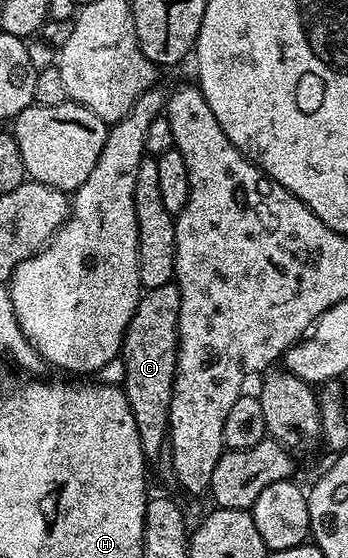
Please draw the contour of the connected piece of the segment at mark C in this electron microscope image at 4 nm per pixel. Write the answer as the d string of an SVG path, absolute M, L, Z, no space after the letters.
M175 282L162 285L158 289L147 289L140 296L140 303L130 317L130 325L124 334L122 358L124 361L124 382L122 390L130 409L134 413L134 421L138 425L138 437L142 441L142 453L145 460L152 461L160 455L160 449L166 445L168 435L168 410L174 389L176 376L176 352L180 349L180 338L176 336L178 325L178 309L180 308L180 290Z

